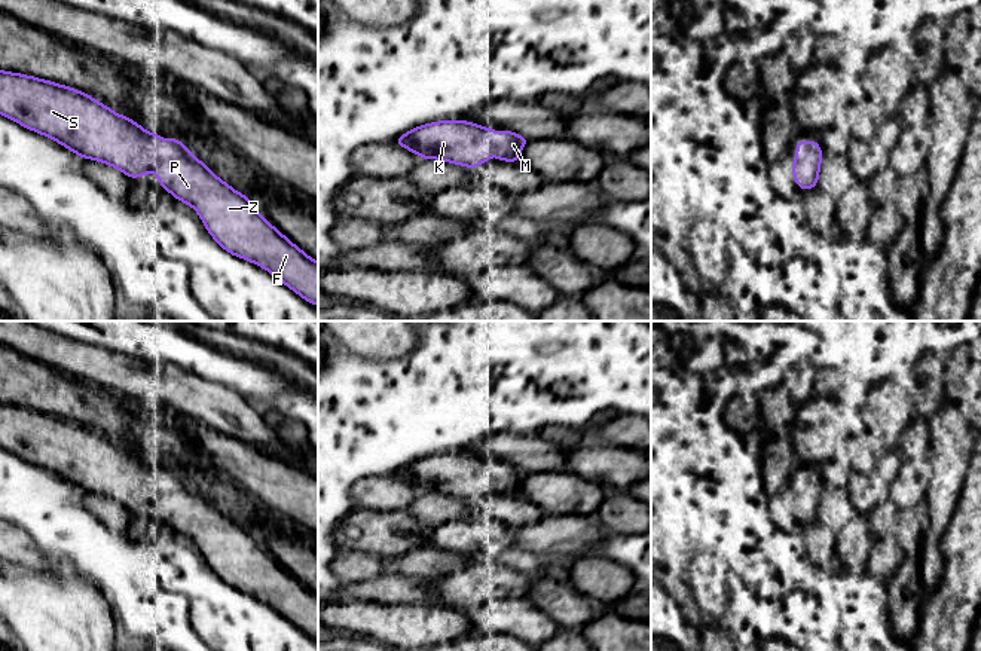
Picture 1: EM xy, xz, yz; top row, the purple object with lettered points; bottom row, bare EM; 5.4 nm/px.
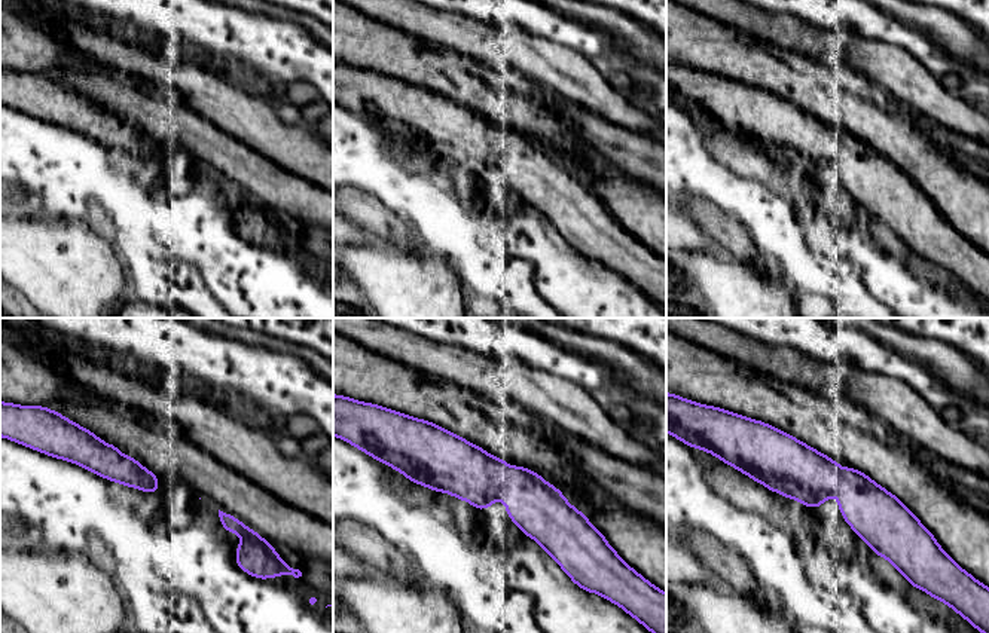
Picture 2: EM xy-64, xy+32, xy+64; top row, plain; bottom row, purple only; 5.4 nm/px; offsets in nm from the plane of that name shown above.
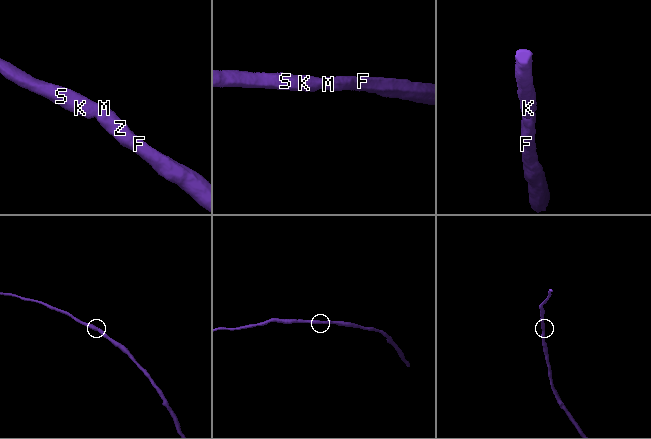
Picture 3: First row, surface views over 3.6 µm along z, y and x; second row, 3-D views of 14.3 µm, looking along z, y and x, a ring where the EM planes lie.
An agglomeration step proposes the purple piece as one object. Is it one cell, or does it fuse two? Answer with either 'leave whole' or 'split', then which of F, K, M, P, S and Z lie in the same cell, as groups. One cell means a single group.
leave whole; groups F K M P S Z

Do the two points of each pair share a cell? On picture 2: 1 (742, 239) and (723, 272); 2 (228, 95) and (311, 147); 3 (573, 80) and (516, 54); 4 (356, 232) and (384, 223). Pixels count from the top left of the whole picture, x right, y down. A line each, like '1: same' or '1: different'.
1: different
2: same
3: same
4: different

